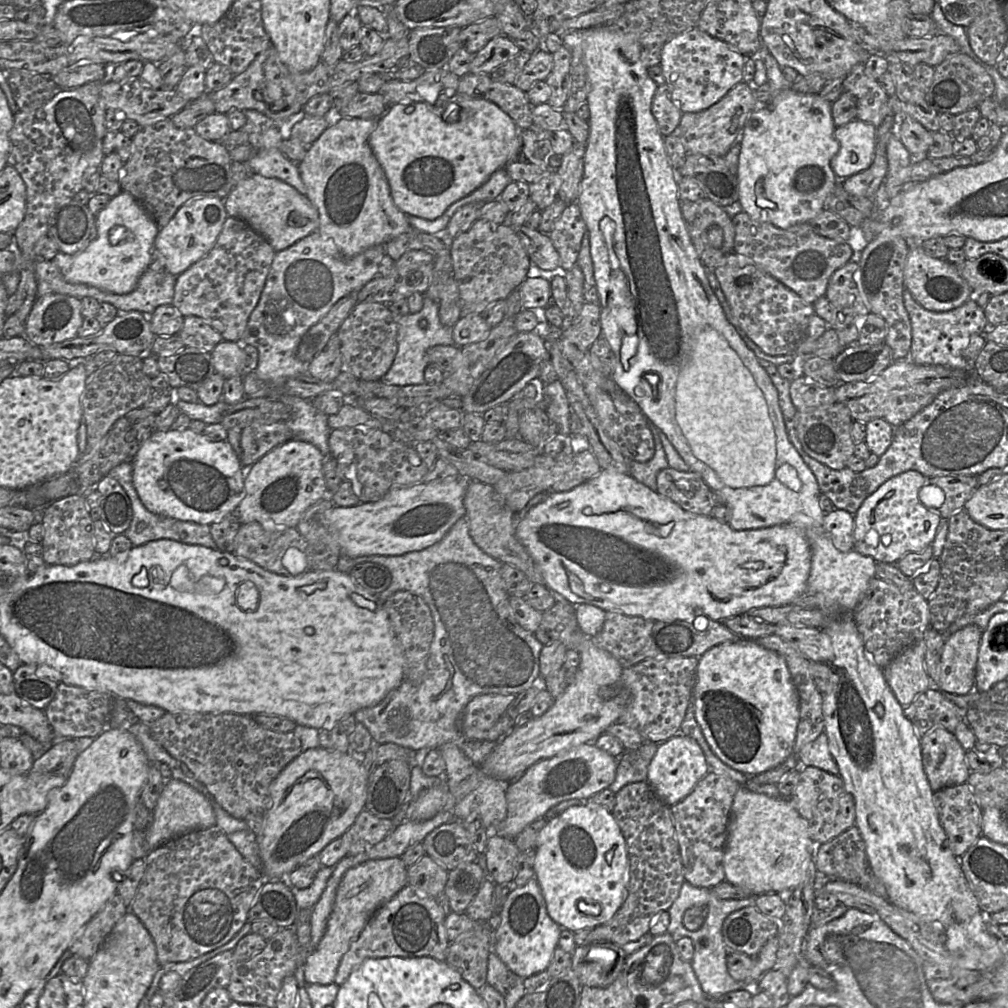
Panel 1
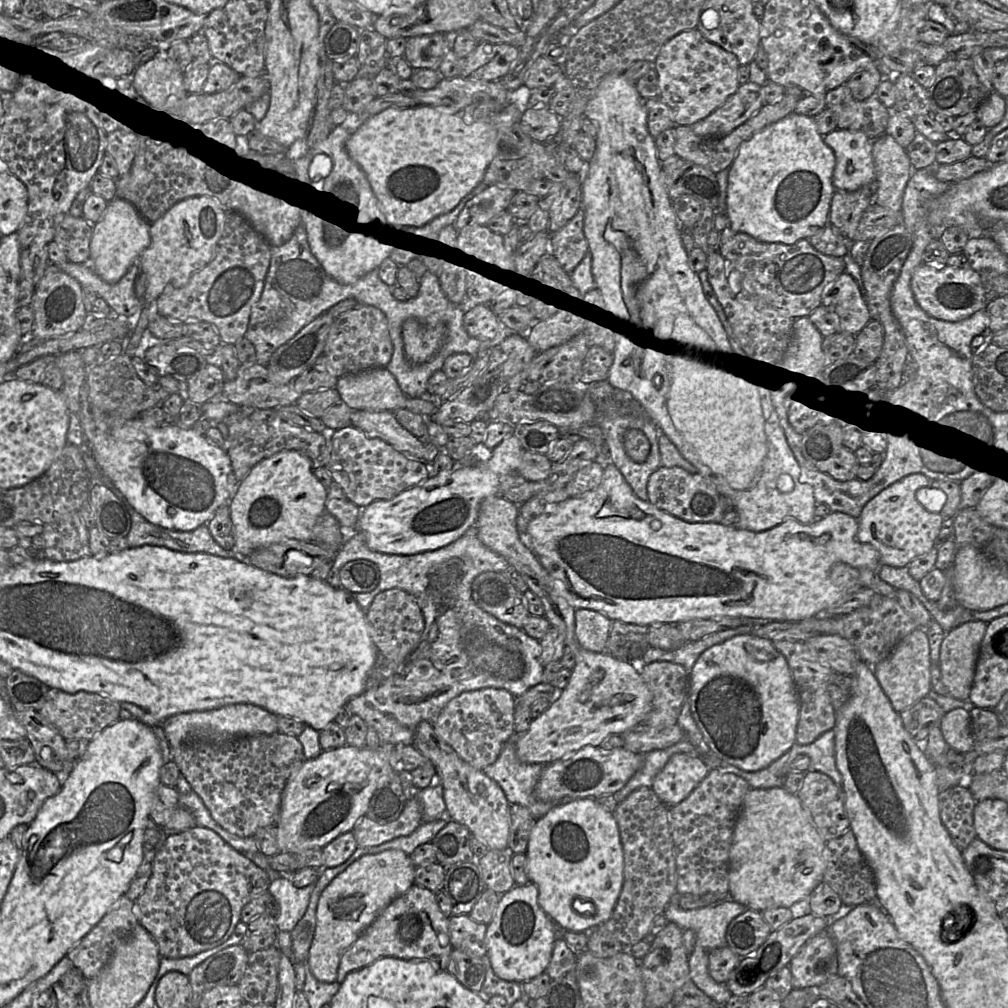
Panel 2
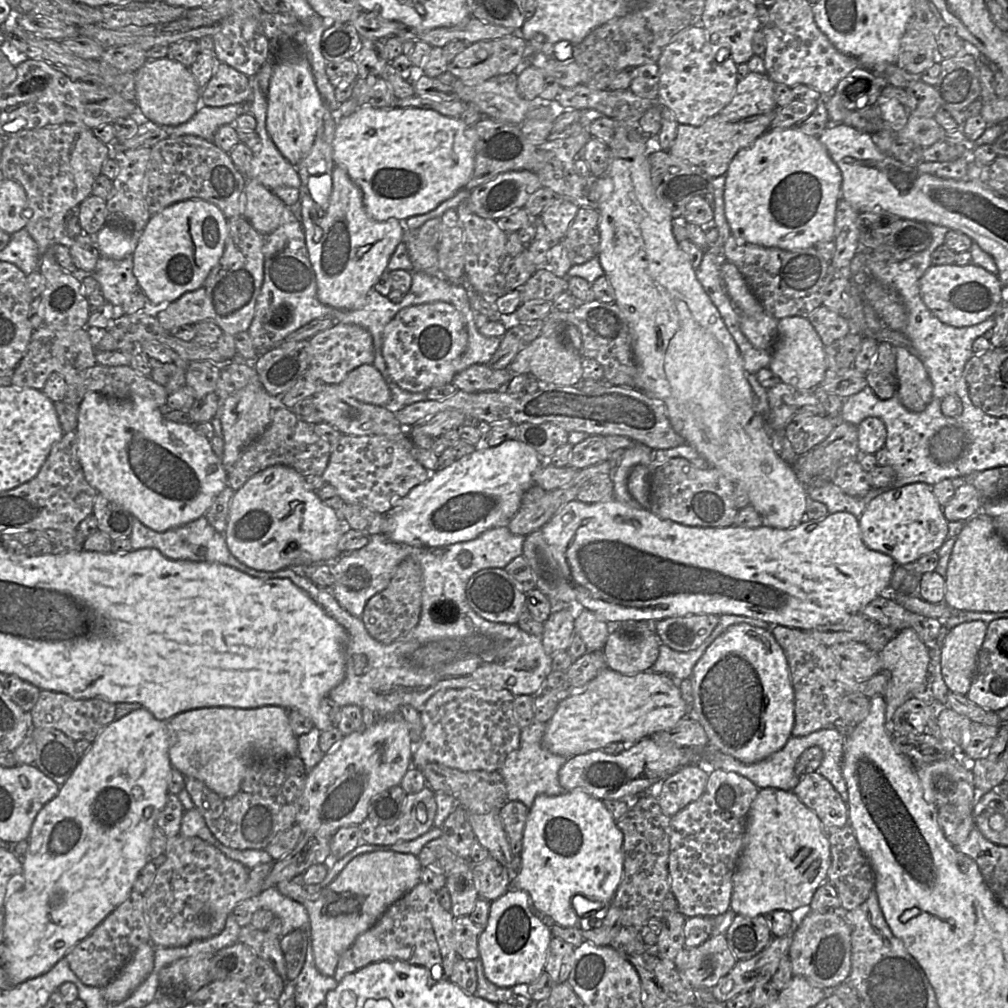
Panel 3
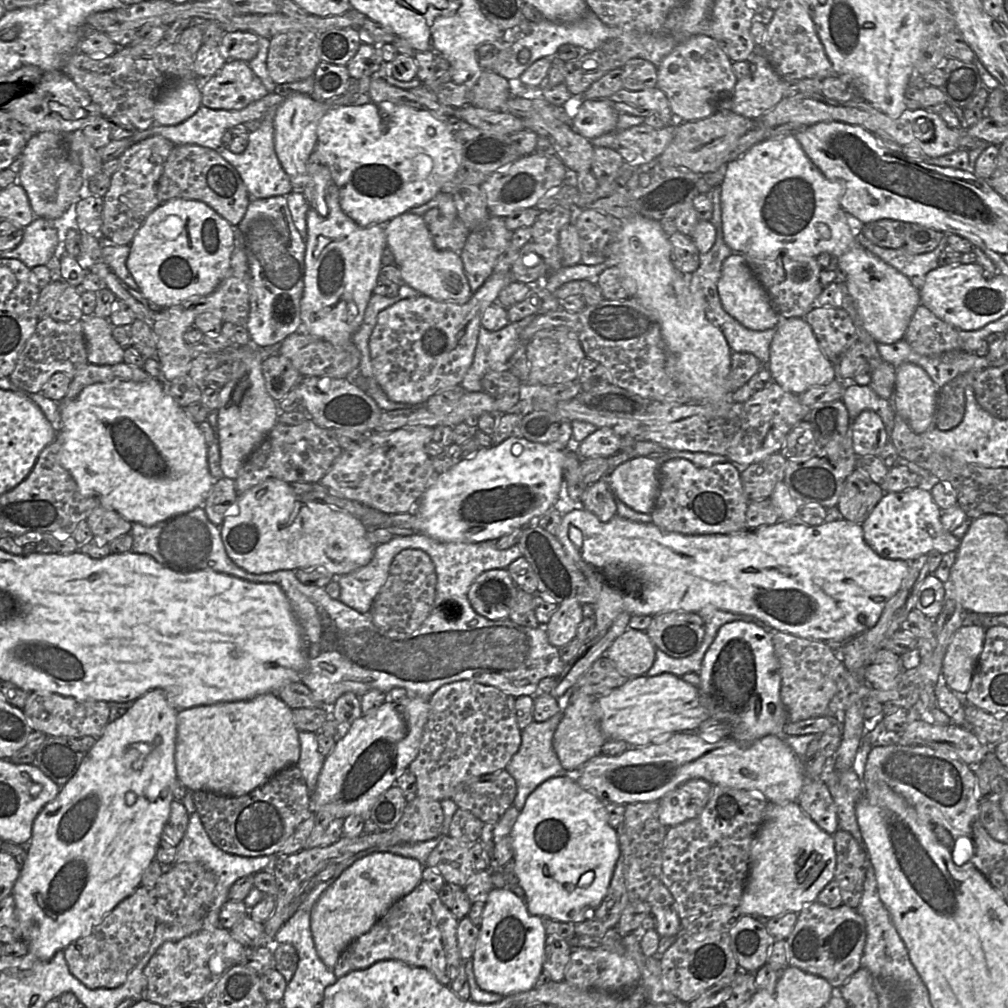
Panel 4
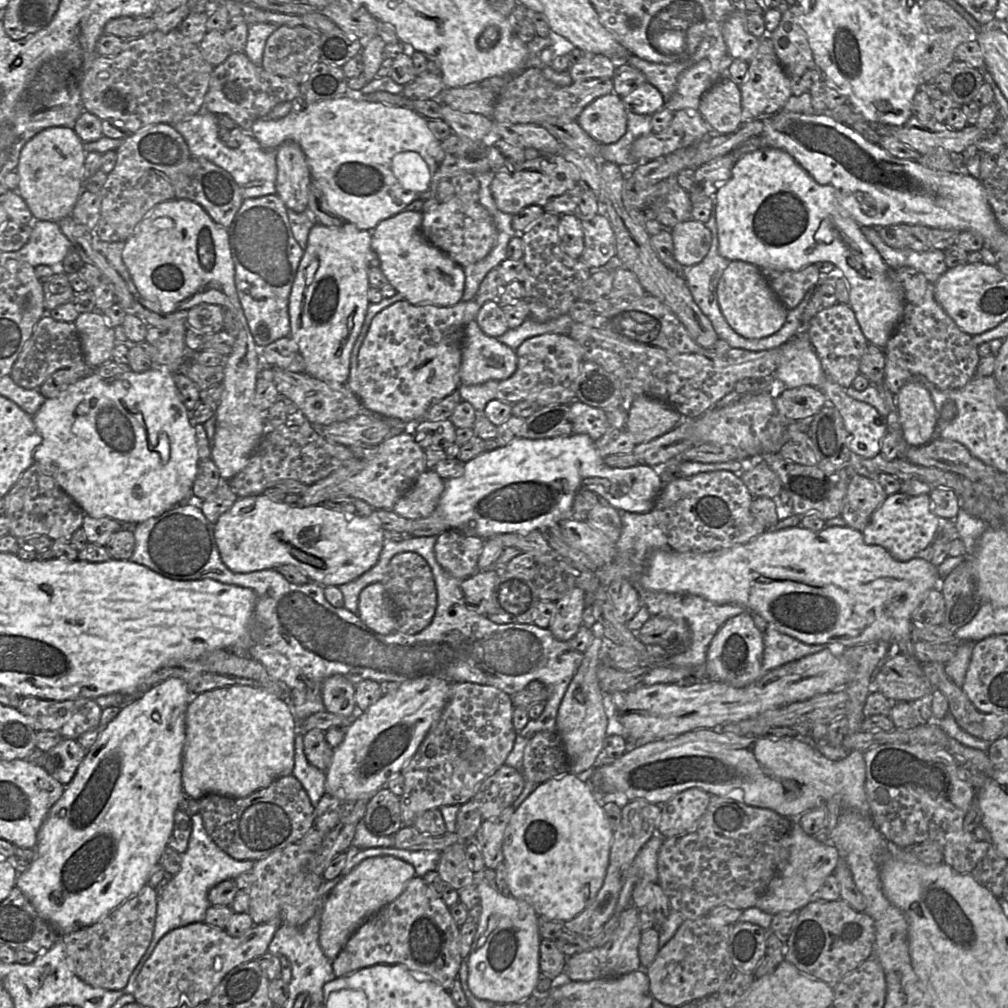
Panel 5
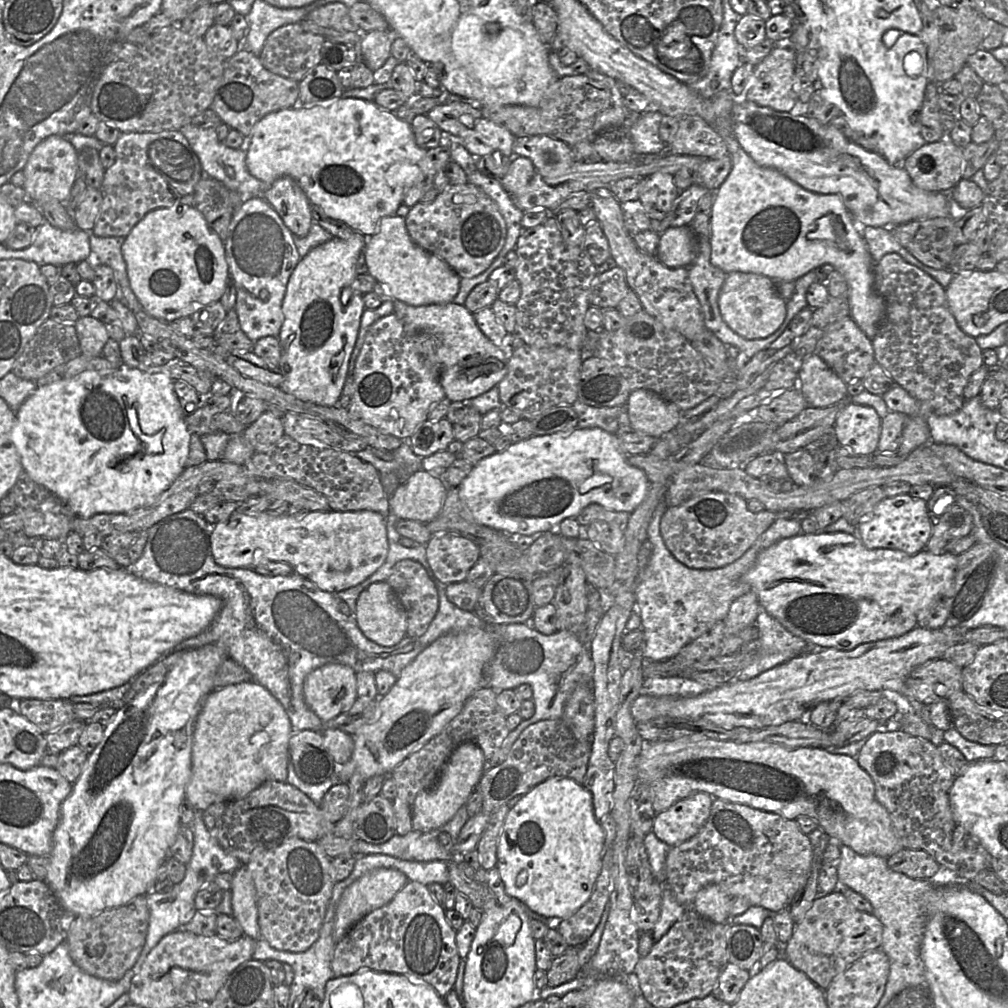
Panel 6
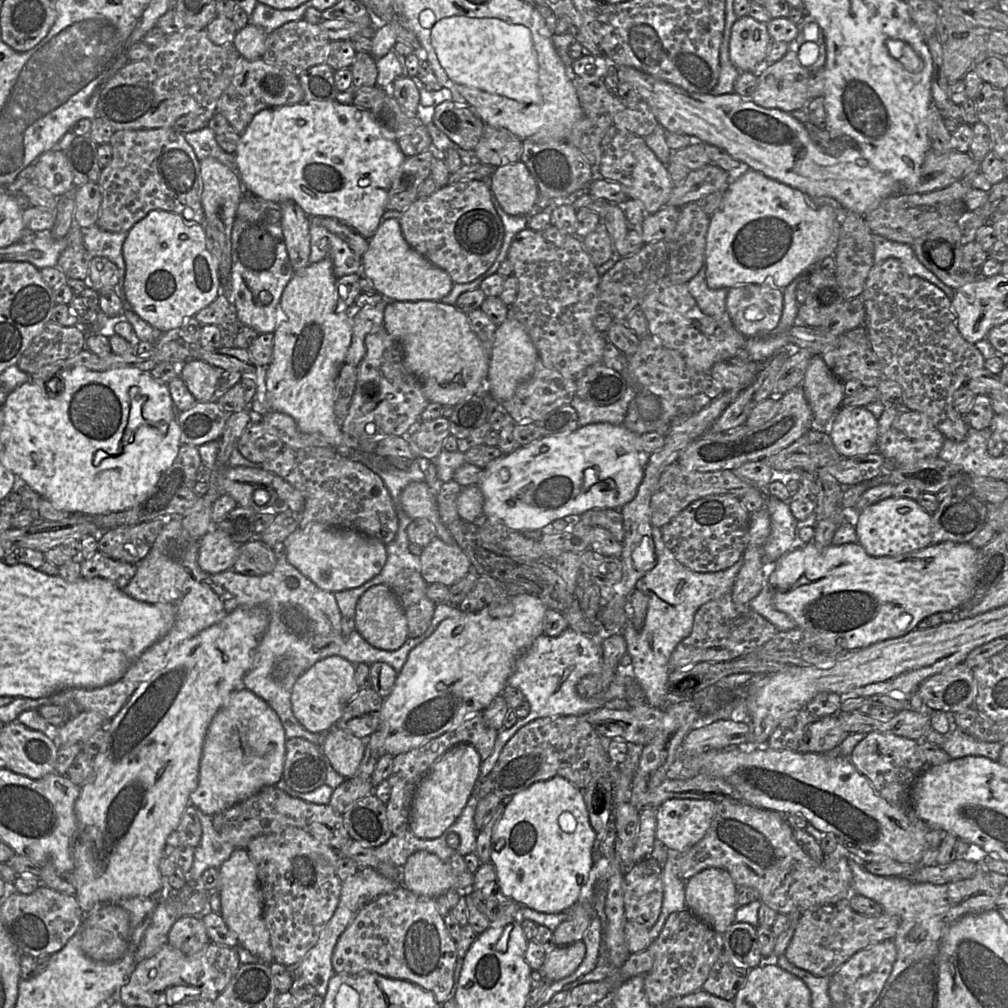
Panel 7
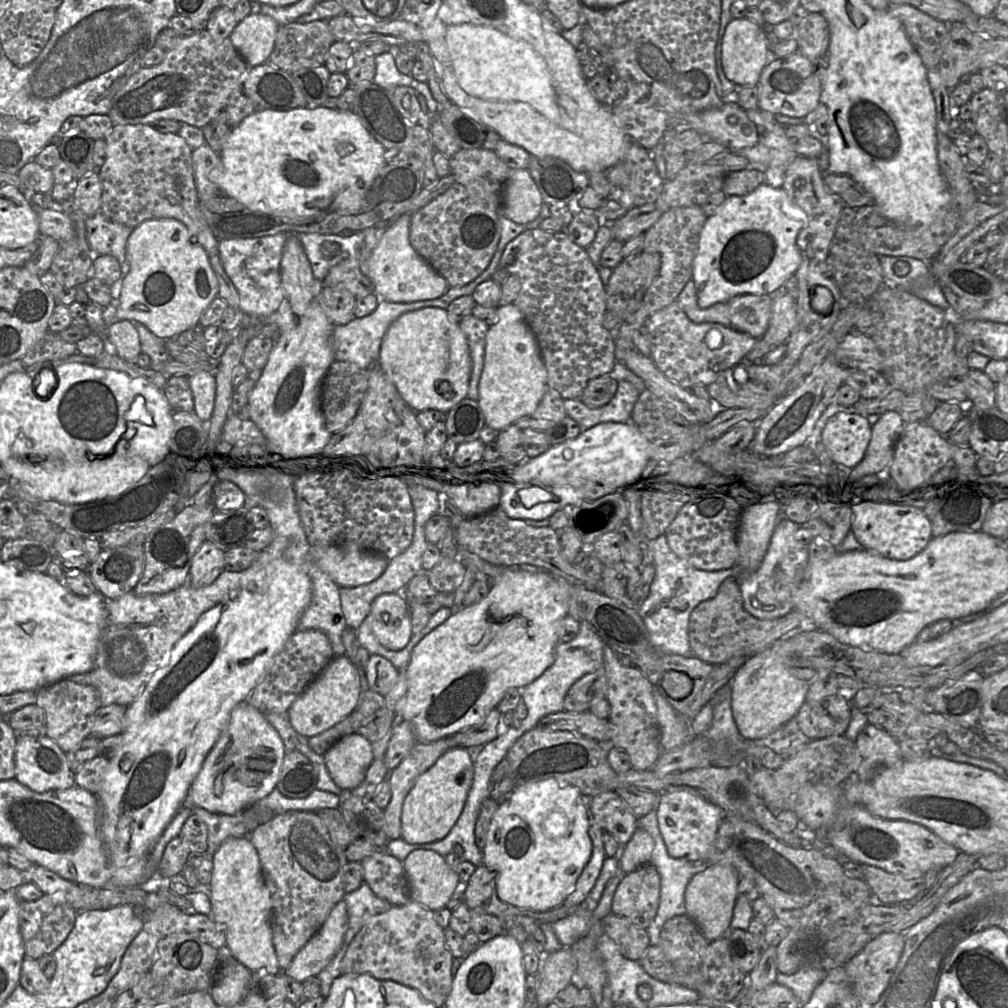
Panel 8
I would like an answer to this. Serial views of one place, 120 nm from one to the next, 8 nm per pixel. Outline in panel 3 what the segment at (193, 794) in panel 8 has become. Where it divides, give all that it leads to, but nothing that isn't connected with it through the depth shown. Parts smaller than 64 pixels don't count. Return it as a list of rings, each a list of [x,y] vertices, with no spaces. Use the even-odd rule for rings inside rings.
[[[277,705],[196,708],[179,713],[166,723],[172,767],[185,777],[202,781],[225,798],[240,791],[251,762],[282,760],[298,755],[298,741],[289,724],[288,710]]]

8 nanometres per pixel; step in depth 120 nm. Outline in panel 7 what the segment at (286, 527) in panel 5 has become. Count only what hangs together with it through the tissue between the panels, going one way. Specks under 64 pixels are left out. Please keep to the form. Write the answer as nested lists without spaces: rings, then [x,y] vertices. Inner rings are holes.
[[[310,523],[297,528],[282,543],[287,561],[317,587],[332,593],[357,588],[376,575],[387,560],[386,545],[353,529]],[[213,526],[199,541],[197,563],[202,571],[209,574],[224,572],[232,569],[240,547],[241,544]]]

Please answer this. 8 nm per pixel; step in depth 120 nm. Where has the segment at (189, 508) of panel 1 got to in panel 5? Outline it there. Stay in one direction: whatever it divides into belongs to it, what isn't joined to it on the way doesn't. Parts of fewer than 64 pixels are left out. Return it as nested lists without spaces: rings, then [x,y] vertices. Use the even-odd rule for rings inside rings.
[[[150,369],[144,372],[129,371],[113,377],[89,375],[68,386],[59,395],[47,398],[39,410],[32,416],[33,422],[42,437],[42,442],[34,451],[34,460],[42,465],[81,506],[85,515],[91,517],[110,517],[126,526],[142,523],[157,517],[179,505],[193,492],[192,487],[197,475],[199,456],[195,427],[190,422],[190,411],[182,402],[174,381],[174,371]]]

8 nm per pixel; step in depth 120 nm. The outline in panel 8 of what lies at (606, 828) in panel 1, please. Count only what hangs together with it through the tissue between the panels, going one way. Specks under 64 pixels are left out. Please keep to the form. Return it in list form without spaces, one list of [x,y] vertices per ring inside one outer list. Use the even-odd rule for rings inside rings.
[[[555,778],[516,786],[510,797],[493,815],[483,850],[483,865],[496,872],[496,887],[501,901],[520,909],[545,912],[564,903],[589,862],[592,841],[589,836],[587,798],[577,787]],[[573,867],[573,873],[567,869]]]

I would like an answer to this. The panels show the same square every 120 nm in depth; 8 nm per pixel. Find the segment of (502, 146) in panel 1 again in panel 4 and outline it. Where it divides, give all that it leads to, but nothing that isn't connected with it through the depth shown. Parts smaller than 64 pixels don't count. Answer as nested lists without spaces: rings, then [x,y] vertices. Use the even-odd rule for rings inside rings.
[[[386,101],[379,104],[370,102],[363,105],[330,107],[318,123],[317,142],[314,151],[320,163],[327,166],[331,172],[332,179],[339,190],[342,210],[361,227],[368,227],[372,224],[385,225],[391,219],[403,213],[409,213],[411,208],[421,206],[432,200],[441,192],[442,187],[453,177],[462,157],[461,144],[455,140],[453,132],[449,130],[449,127],[442,119],[426,109],[416,109]]]

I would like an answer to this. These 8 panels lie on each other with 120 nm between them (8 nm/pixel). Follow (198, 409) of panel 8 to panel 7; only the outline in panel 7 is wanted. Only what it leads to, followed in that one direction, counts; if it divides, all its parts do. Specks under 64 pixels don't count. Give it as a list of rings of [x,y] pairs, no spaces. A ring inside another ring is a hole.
[[[199,359],[180,366],[180,377],[198,402],[209,402],[218,395],[220,370]]]

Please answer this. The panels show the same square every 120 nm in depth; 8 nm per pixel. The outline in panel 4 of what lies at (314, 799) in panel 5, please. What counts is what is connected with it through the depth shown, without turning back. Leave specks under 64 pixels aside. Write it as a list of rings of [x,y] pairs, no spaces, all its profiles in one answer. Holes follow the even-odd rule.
[[[299,731],[300,757],[296,764],[311,794],[317,785],[325,757],[318,750],[317,732]]]

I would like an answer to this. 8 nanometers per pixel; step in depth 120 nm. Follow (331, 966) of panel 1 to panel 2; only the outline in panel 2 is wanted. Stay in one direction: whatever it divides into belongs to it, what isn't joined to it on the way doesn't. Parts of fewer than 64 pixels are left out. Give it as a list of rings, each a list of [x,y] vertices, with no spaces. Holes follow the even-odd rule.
[[[385,850],[364,855],[338,874],[322,892],[316,929],[307,964],[314,977],[325,983],[337,981],[341,957],[397,897],[415,884],[415,868],[409,855],[401,850]]]

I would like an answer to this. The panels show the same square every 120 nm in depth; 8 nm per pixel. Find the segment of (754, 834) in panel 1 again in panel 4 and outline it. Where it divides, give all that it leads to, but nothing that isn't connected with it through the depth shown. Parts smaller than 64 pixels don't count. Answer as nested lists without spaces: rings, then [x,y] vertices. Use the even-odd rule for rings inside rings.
[[[798,801],[790,802],[784,805],[774,804],[768,802],[763,815],[763,822],[759,831],[757,832],[750,848],[750,863],[749,872],[743,888],[742,896],[739,905],[737,906],[741,915],[756,917],[772,918],[784,913],[798,914],[806,905],[816,901],[819,892],[834,879],[834,872],[836,868],[836,852],[834,848],[833,835],[828,834],[822,830],[809,816],[807,816],[801,809]]]

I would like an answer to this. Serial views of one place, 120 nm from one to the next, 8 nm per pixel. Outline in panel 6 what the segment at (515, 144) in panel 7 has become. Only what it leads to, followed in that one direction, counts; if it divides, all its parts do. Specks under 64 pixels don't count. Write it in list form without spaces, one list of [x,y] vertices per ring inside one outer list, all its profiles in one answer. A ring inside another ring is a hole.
[[[482,117],[461,139],[463,146],[475,157],[483,157],[496,150],[504,156],[514,156],[515,136],[506,128]]]

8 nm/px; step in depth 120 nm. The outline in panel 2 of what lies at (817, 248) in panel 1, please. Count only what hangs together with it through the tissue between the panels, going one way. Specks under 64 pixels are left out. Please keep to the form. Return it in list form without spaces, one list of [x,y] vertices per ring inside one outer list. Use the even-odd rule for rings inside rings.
[[[729,225],[721,232],[718,252],[733,263],[733,267],[743,273],[743,285],[751,293],[769,305],[785,311],[786,315],[797,319],[808,317],[822,303],[825,290],[845,271],[843,257],[825,255],[816,250],[808,239],[801,239],[792,245],[779,242],[762,242],[749,234],[734,231]]]

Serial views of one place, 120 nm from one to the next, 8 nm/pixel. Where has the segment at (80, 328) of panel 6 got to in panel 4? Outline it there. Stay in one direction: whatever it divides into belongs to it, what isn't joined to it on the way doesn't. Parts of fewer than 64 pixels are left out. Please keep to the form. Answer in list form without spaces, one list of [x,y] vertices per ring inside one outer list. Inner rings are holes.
[[[82,315],[87,360],[97,365],[124,362],[124,349],[112,335],[114,324],[109,319],[95,315]]]

